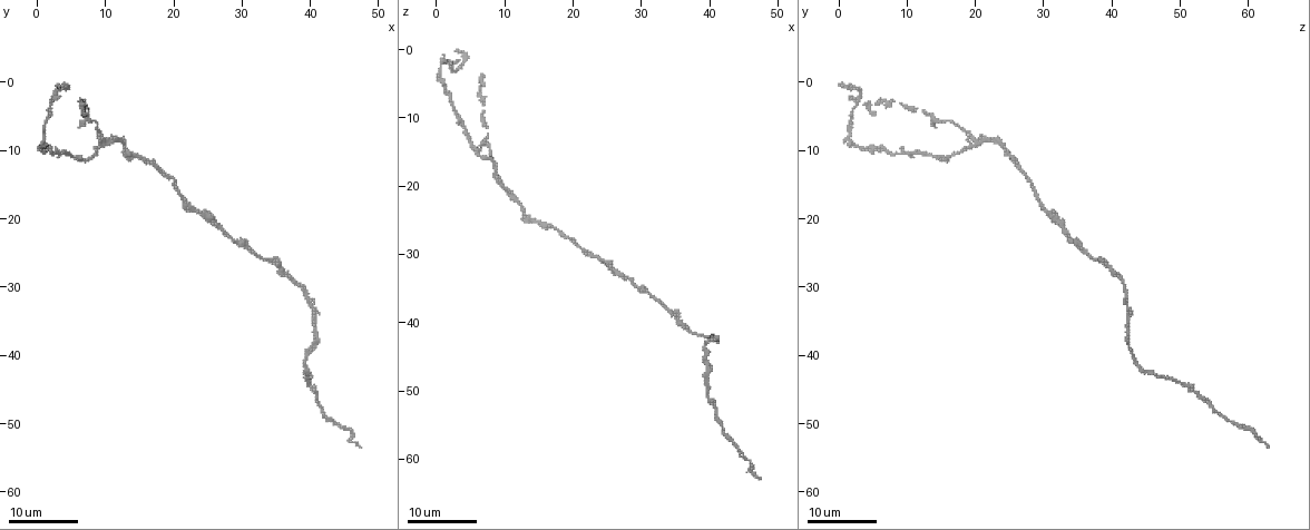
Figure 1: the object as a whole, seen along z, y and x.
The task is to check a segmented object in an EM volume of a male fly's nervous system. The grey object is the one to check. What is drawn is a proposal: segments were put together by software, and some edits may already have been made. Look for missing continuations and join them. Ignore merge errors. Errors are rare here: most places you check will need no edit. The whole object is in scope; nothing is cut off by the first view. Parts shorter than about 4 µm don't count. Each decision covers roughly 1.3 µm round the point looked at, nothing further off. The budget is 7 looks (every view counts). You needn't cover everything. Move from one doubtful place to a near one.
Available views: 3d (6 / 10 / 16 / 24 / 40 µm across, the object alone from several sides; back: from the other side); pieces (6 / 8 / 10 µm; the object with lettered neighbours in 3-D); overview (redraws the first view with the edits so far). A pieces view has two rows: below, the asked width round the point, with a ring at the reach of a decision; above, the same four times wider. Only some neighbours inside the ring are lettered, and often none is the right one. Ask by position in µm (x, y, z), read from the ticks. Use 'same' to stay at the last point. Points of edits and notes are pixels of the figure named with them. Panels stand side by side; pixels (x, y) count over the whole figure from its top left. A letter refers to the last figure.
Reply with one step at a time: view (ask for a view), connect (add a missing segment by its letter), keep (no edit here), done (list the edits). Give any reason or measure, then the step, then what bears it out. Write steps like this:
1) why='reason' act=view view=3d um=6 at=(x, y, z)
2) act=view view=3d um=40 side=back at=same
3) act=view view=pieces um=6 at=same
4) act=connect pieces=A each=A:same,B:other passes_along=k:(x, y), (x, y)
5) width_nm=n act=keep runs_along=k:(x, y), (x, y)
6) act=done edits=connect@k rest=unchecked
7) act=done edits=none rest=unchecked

why='long arm stops here' act=view view=3d um=24 at=(47.0, 53.5, 63.0)

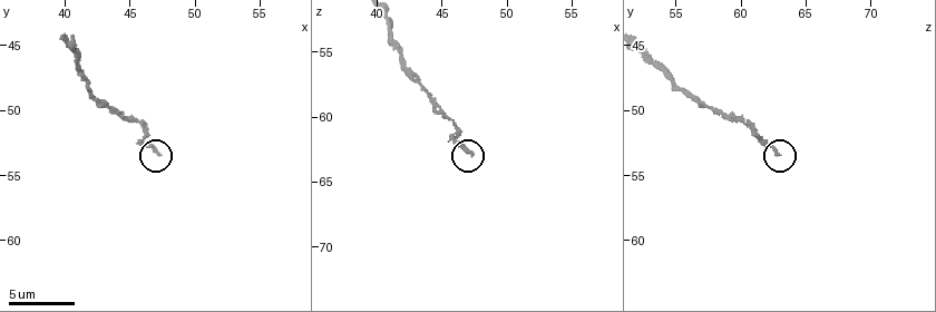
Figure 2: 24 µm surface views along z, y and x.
act=view view=3d um=6 at=(47.2, 53.4, 62.6)

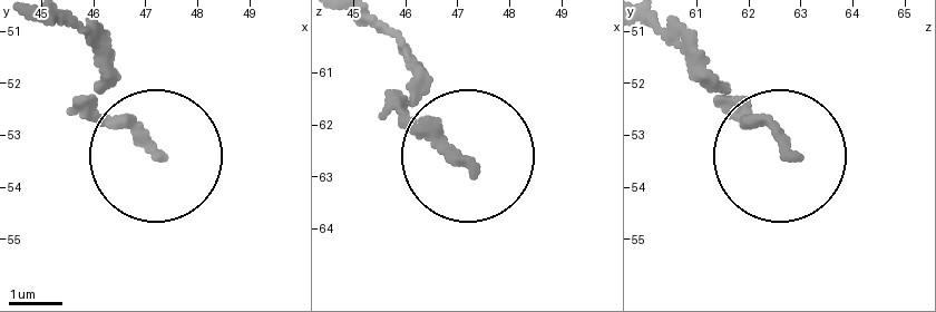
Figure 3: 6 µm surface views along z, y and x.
act=view view=pieces um=8 at=(47.25, 53.45, 62.85)

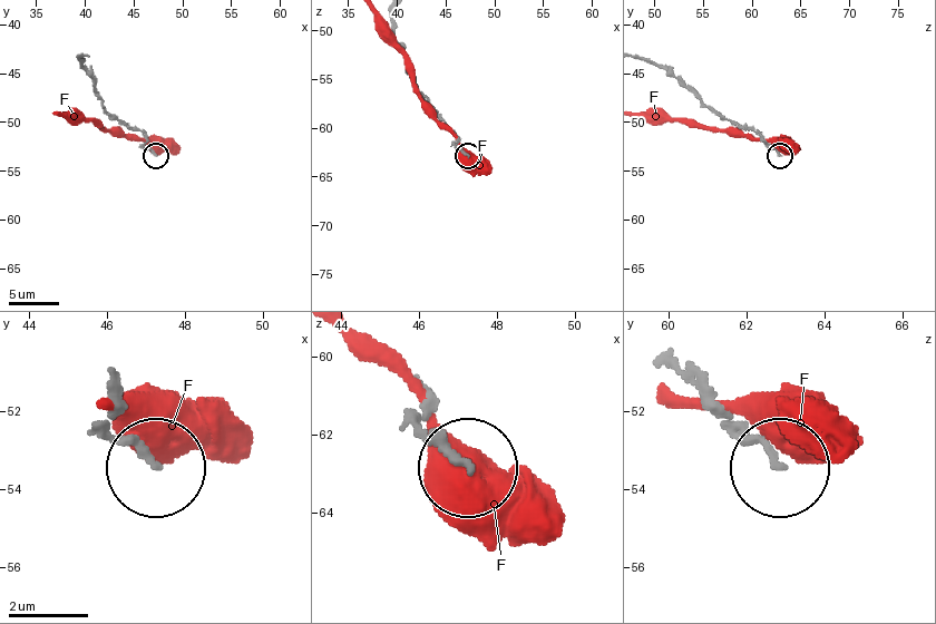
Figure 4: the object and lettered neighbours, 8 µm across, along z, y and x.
act=keep each=F:other runs_along=4:(105, 400), (108, 430), (152, 466) found='no lettered segment goes on from it'

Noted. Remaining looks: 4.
why='thin end' act=view view=3d um=16 at=(6.5, 6.0, 14.5)

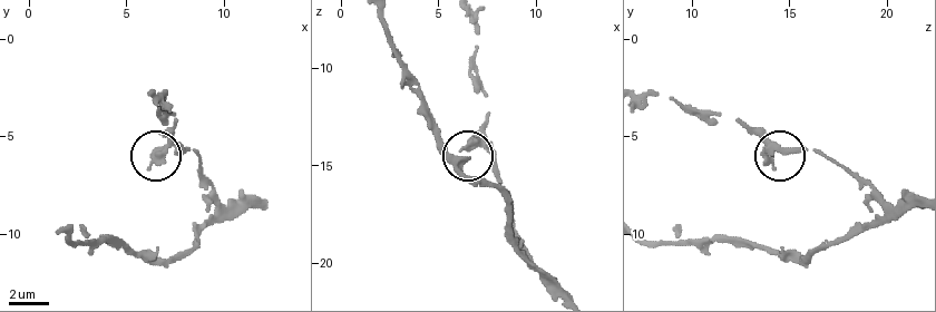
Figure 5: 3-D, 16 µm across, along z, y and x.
act=view view=pieces um=10 at=(6.2, 6.5, 14.1)

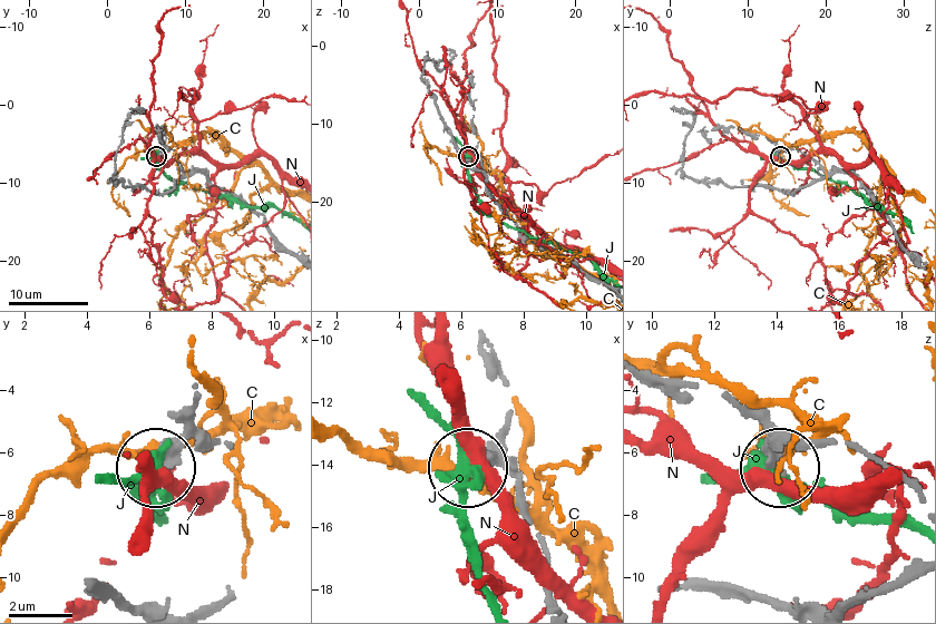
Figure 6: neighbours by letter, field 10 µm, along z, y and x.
act=keep each=C:other,J:other,N:other found='none of them fits'

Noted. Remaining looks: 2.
why='end of a long branch' act=view view=3d um=24 at=(3.0, 0.5, 0.0)

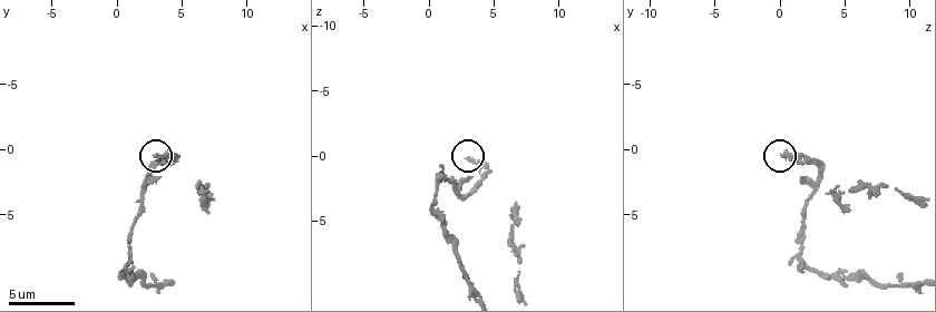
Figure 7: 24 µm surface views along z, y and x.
act=view view=pieces um=6 at=(3.0, 0.6, 0.4)

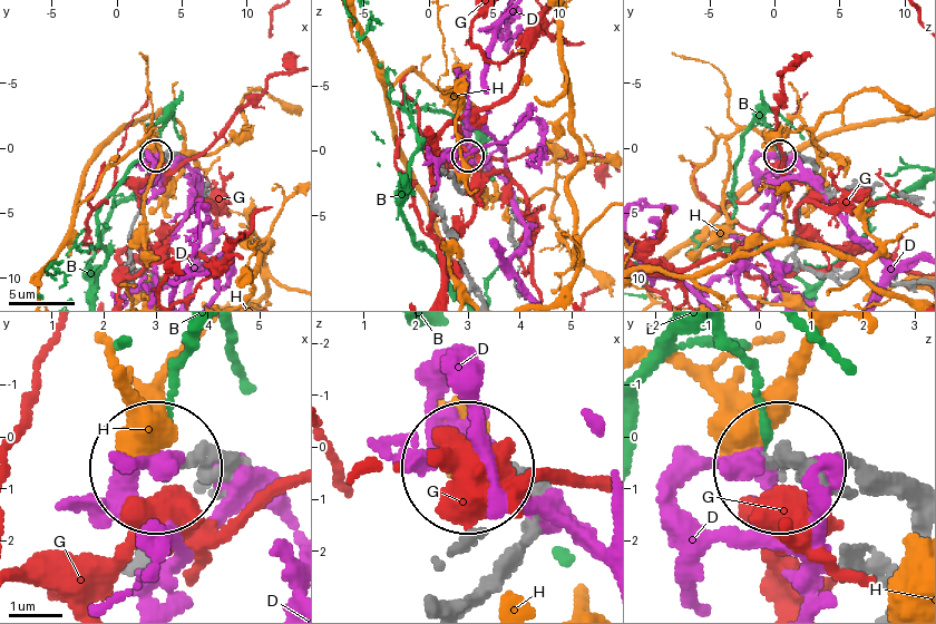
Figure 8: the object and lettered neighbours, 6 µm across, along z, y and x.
width_nm=160 act=keep each=B:other,D:other,G:other,H:other found='none of them fits'

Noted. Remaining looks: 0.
act=done edits=none rest=unchecked

